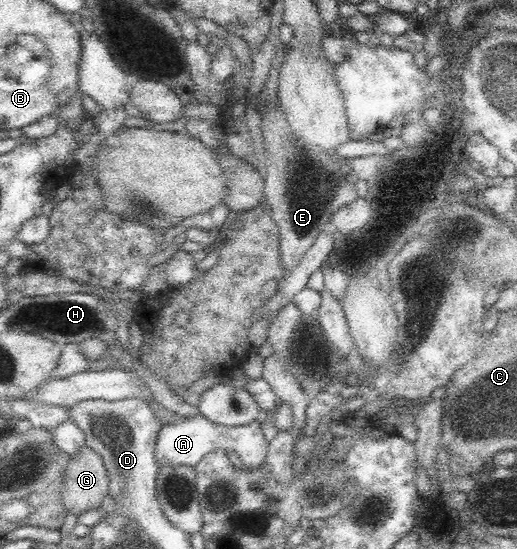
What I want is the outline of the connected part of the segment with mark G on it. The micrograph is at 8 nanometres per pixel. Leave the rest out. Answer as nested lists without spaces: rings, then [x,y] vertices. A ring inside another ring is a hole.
[[[87,446],[70,456],[61,489],[65,511],[76,516],[97,509],[108,499],[109,476],[101,456]]]

